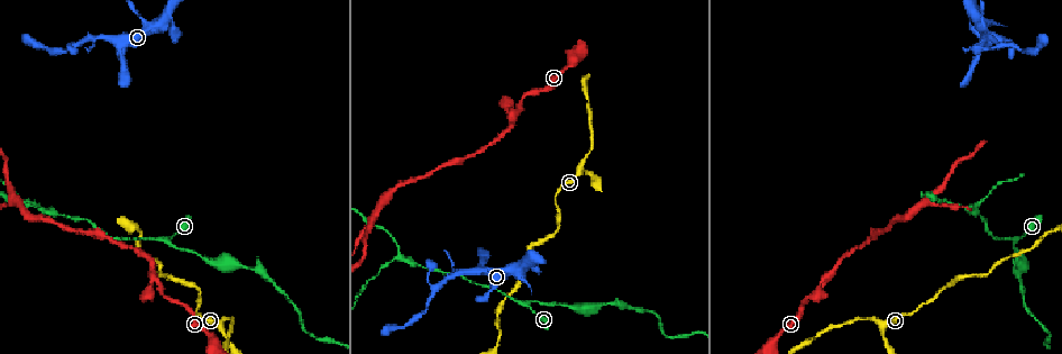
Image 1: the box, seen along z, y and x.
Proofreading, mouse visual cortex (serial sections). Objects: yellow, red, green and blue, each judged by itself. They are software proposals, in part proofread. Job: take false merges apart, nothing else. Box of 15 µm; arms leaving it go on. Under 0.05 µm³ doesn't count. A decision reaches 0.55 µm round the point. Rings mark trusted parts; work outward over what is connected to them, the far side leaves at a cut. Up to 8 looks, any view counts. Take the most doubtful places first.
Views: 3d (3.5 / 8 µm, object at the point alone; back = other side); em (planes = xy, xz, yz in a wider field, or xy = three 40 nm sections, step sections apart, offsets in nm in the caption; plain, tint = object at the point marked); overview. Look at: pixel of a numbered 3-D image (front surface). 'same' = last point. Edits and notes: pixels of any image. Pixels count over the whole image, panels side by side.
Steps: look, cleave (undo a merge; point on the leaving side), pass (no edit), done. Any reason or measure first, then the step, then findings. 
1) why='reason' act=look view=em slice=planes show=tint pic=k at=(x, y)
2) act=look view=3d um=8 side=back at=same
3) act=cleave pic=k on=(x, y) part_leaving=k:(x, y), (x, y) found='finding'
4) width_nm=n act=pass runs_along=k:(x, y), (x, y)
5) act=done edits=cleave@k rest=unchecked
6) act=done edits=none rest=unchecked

why='sharp bend' act=look view=3d um=3.5 pic=1 at=(529, 308)

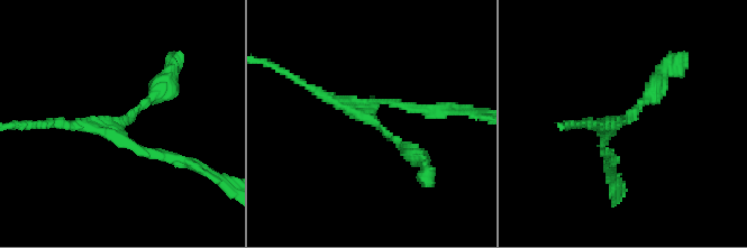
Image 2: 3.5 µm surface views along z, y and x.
act=pass runs_along=2:(655, 85), (603, 137), (609, 157) found='one cell here'

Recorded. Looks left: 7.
act=look view=em slice=xy step=5 show=tint pic=1 at=(1000, 45)

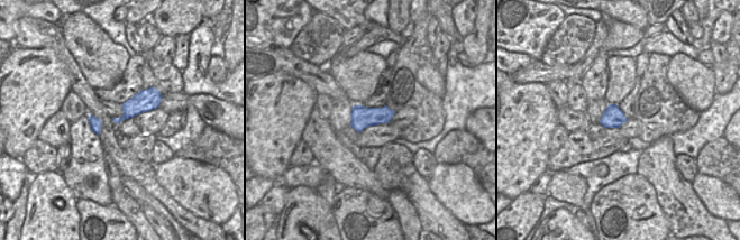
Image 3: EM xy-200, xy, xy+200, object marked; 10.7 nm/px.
act=look view=3d um=3.5 at=same

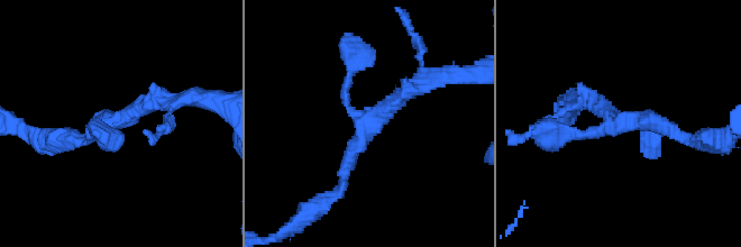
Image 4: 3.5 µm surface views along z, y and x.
arms=3 arm_widths_nm=150,200,200 act=pass runs_along=4:(428, 83), (362, 124), (341, 183) found='all the same cell'

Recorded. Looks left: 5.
why='three-way junction' act=look view=3d um=8 pic=1 at=(41, 208)

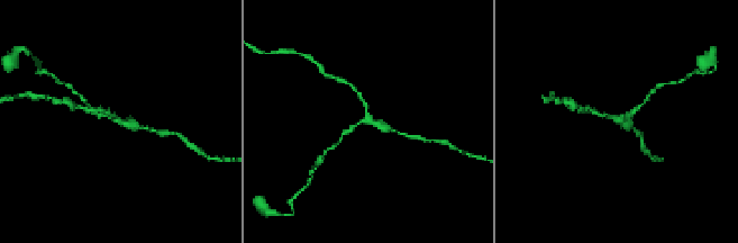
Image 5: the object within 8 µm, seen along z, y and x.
act=look view=3d um=3.5 pic=5 at=(117, 121)

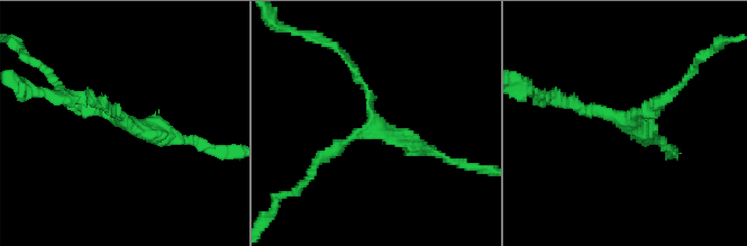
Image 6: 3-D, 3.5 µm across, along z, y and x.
arms=3 arm_widths_nm=100,150,200 act=look view=em slice=planes show=tint pic=6 at=(633, 123)

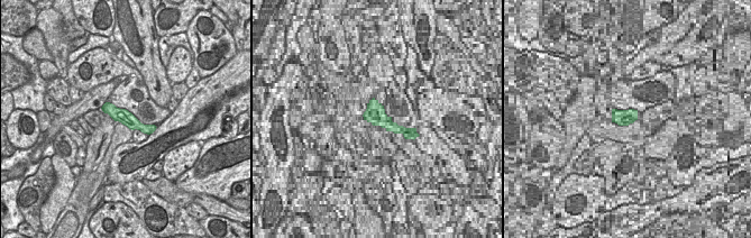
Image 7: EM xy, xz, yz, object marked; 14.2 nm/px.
width_nm=200 act=pass runs_along=7:(104, 108), (143, 128), (152, 128) found='one cell here'

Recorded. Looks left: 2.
act=done edits=none rest=unchecked

